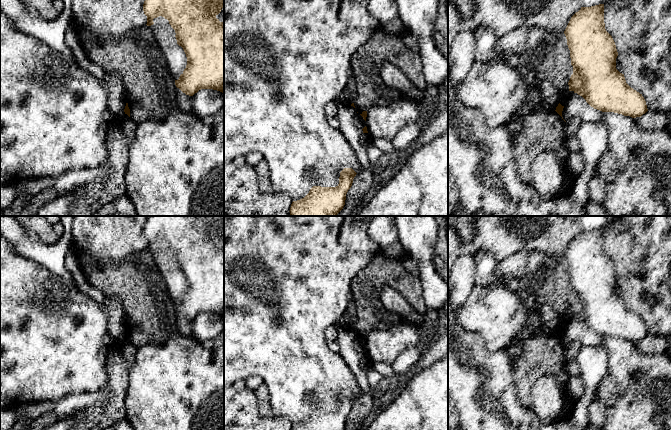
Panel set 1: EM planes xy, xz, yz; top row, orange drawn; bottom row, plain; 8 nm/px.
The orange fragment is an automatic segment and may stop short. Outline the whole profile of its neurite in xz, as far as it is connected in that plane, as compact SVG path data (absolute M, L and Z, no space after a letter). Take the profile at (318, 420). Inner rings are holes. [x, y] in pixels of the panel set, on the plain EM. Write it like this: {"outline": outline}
{"outline": "M344 392L336 411L313 410L304 422L293 425L291 430L344 430L356 398L352 392Z"}

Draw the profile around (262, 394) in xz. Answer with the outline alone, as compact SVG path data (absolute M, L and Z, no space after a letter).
M263 384L254 390L254 394L257 399L257 405L260 414L263 416L272 416L273 411L270 406L270 392L268 387Z

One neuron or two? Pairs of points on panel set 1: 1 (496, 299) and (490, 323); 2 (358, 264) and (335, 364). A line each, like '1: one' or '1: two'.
1: one
2: one

